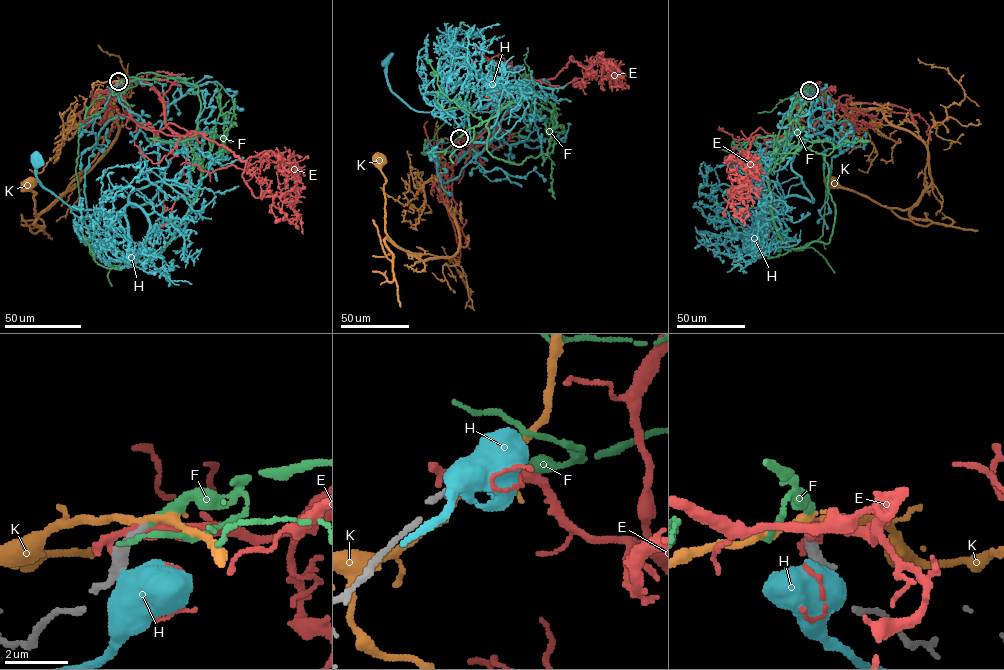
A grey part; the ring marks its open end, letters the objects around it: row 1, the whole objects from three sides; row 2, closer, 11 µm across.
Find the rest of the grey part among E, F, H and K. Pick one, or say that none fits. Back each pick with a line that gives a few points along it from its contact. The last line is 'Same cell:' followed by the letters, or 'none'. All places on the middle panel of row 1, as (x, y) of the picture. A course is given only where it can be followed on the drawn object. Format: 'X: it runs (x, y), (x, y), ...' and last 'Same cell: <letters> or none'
F: it runs (459, 138), (519, 135), (532, 97), (489, 119), (486, 150), (520, 164), (547, 152), (552, 126), (549, 137)
Same cell: F

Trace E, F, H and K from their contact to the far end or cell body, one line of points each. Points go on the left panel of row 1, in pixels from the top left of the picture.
E: (117, 81), (151, 86), (179, 136), (202, 134), (246, 161), (253, 195), (290, 203), (303, 233)
F: (118, 81), (181, 78), (198, 87), (198, 195), (148, 259), (170, 241), (224, 142), (219, 93)
H: (117, 83), (111, 92), (155, 136), (163, 182), (151, 200), (75, 210), (41, 184), (36, 161)
K: (118, 81), (95, 82), (91, 91), (93, 101), (105, 102), (118, 125), (109, 150), (37, 215), (27, 180)

